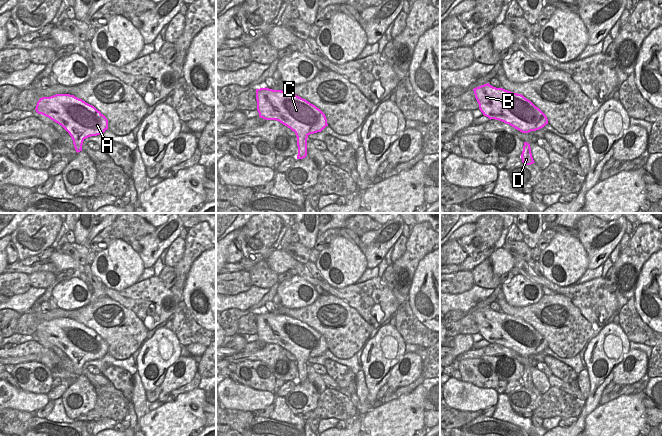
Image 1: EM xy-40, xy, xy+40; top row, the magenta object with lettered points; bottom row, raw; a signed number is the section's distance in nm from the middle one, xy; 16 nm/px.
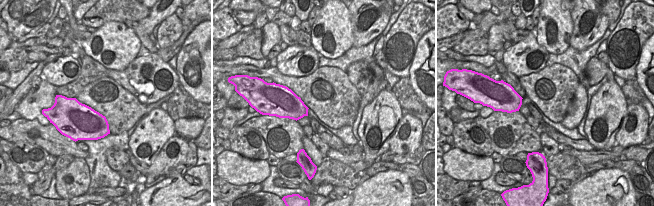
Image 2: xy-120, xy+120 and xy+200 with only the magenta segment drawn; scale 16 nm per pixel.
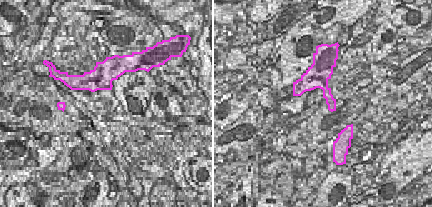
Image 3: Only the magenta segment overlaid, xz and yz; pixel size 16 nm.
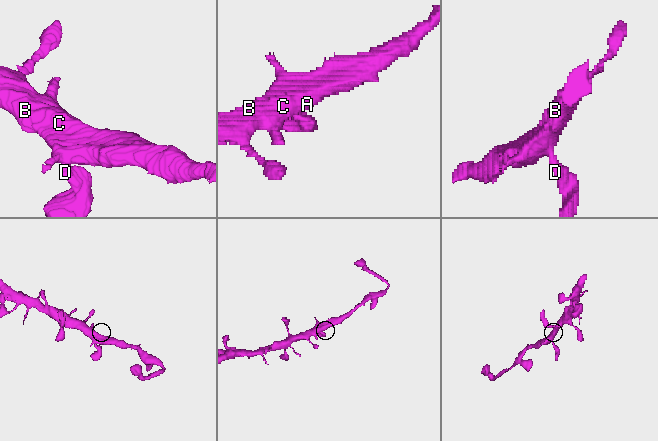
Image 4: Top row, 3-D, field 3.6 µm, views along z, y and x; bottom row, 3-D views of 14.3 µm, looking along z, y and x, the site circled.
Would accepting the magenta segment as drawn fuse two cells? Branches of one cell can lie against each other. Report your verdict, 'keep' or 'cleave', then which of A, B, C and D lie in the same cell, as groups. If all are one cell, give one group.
keep | A B C D

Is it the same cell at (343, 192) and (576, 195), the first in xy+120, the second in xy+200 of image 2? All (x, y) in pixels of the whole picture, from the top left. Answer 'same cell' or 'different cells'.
different cells

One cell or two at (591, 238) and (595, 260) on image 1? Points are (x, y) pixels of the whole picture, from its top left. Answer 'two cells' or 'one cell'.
one cell

